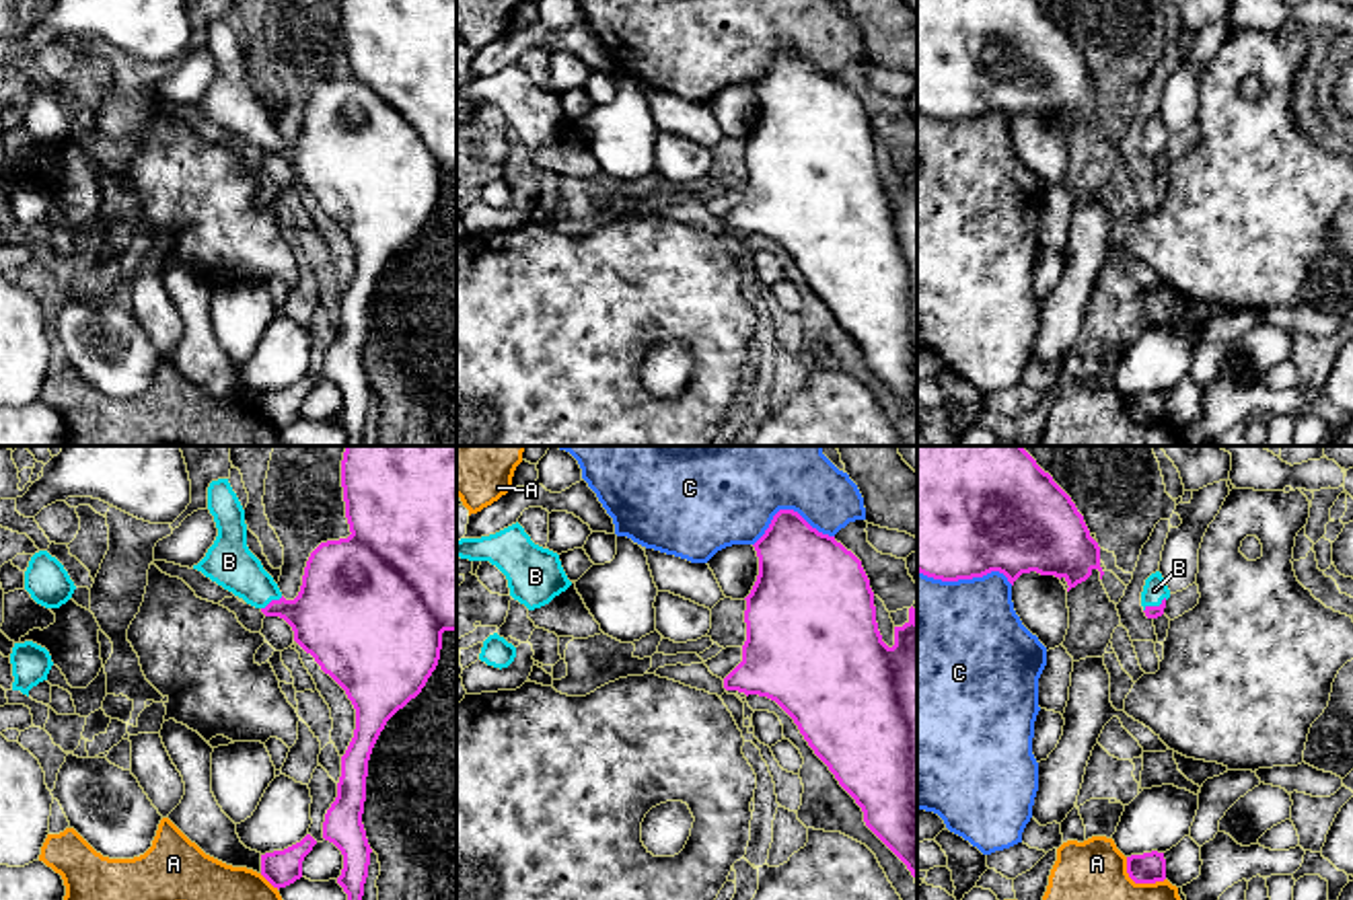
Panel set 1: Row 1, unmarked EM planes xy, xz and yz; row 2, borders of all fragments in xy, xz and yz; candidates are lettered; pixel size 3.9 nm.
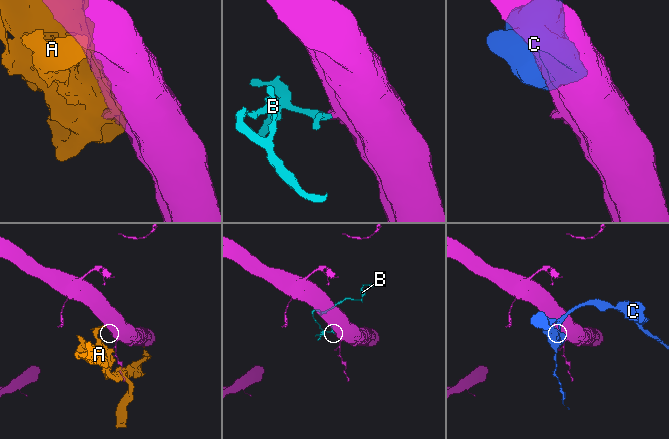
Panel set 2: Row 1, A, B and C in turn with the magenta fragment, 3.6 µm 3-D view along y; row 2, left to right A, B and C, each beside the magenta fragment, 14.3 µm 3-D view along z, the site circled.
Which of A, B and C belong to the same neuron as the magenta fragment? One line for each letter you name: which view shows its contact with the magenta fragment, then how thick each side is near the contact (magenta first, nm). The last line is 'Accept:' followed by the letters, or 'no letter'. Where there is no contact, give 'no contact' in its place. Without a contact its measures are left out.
B: meets magenta in xy; 340 nm thick on the magenta side, 190 nm on the other
Accept: B

